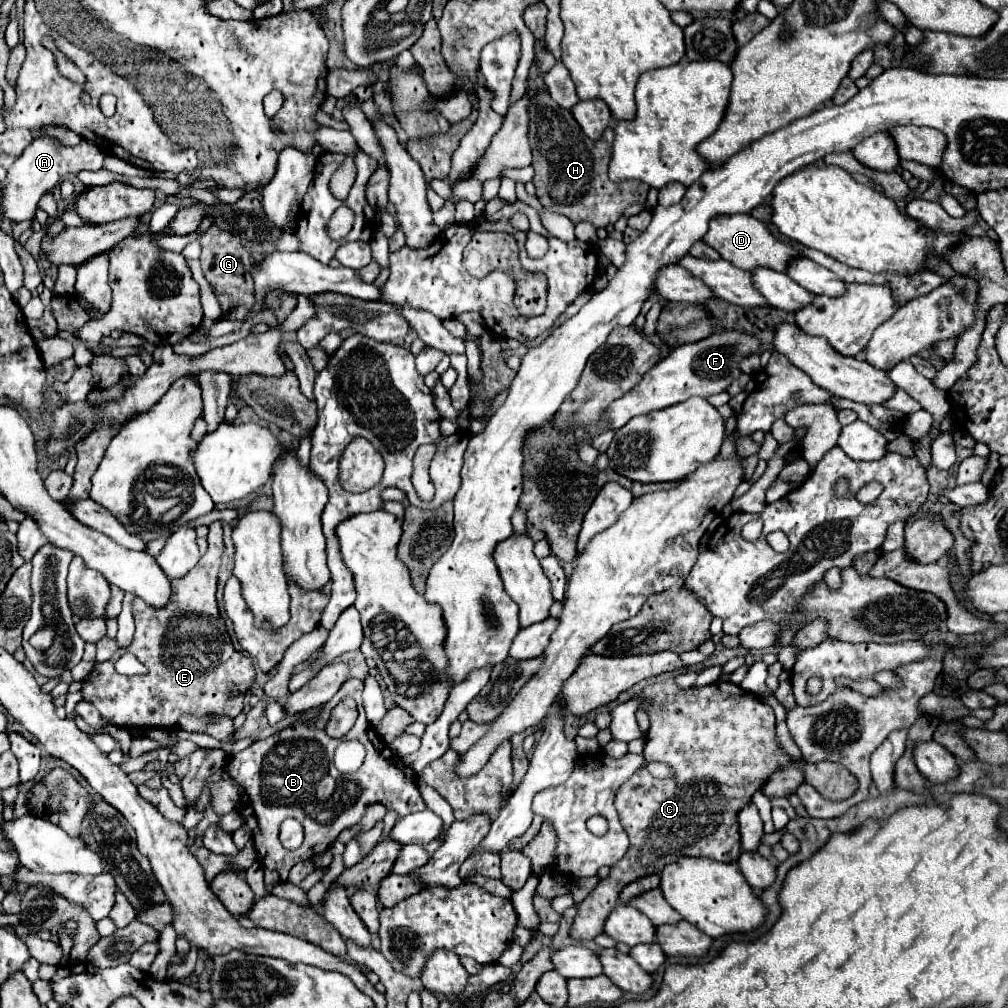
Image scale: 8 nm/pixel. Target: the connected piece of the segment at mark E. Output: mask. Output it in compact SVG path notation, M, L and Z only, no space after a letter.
M213 521L209 525L209 549L189 575L171 581L173 597L169 607L153 609L145 601L133 601L135 619L135 639L123 649L133 653L145 667L145 675L125 677L115 671L115 661L109 659L95 663L93 671L83 683L85 701L93 703L101 717L119 727L179 727L181 715L209 715L225 713L235 717L239 707L229 701L229 685L235 685L241 695L245 695L255 681L255 667L251 659L233 649L231 639L225 629L225 621L217 609L217 571L221 565L221 555L225 551L223 525Z

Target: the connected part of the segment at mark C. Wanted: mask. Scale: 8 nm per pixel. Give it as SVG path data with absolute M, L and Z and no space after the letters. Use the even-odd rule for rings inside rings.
M665 679L663 683L647 687L641 695L649 695L653 699L653 705L645 709L651 727L647 731L643 757L647 763L669 763L671 769L677 771L677 775L673 779L659 781L645 767L641 767L641 771L637 771L633 777L629 777L629 781L619 787L615 795L615 807L627 835L631 837L631 845L625 857L611 867L611 875L607 879L601 879L593 893L577 905L577 917L571 927L571 937L583 943L603 933L605 919L617 905L619 893L625 885L645 875L661 873L665 865L677 861L679 857L709 857L715 861L735 861L741 855L737 811L741 811L741 807L751 801L753 791L759 791L777 769L791 763L791 757L779 747L773 709L755 695L743 691L739 685L733 685L729 681L717 681L707 687L679 689L673 679Z

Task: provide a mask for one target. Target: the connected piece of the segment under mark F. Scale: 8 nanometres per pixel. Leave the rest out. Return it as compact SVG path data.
M741 331L713 333L707 339L673 349L673 353L669 353L661 363L657 363L649 373L645 373L641 383L637 383L637 387L633 387L629 395L623 395L621 399L617 399L617 403L609 405L609 411L605 411L605 419L609 419L609 429L617 431L631 417L665 409L689 397L711 397L715 393L725 391L731 385L731 381L735 381L741 375L737 367L739 361L755 353L757 349L759 341Z

